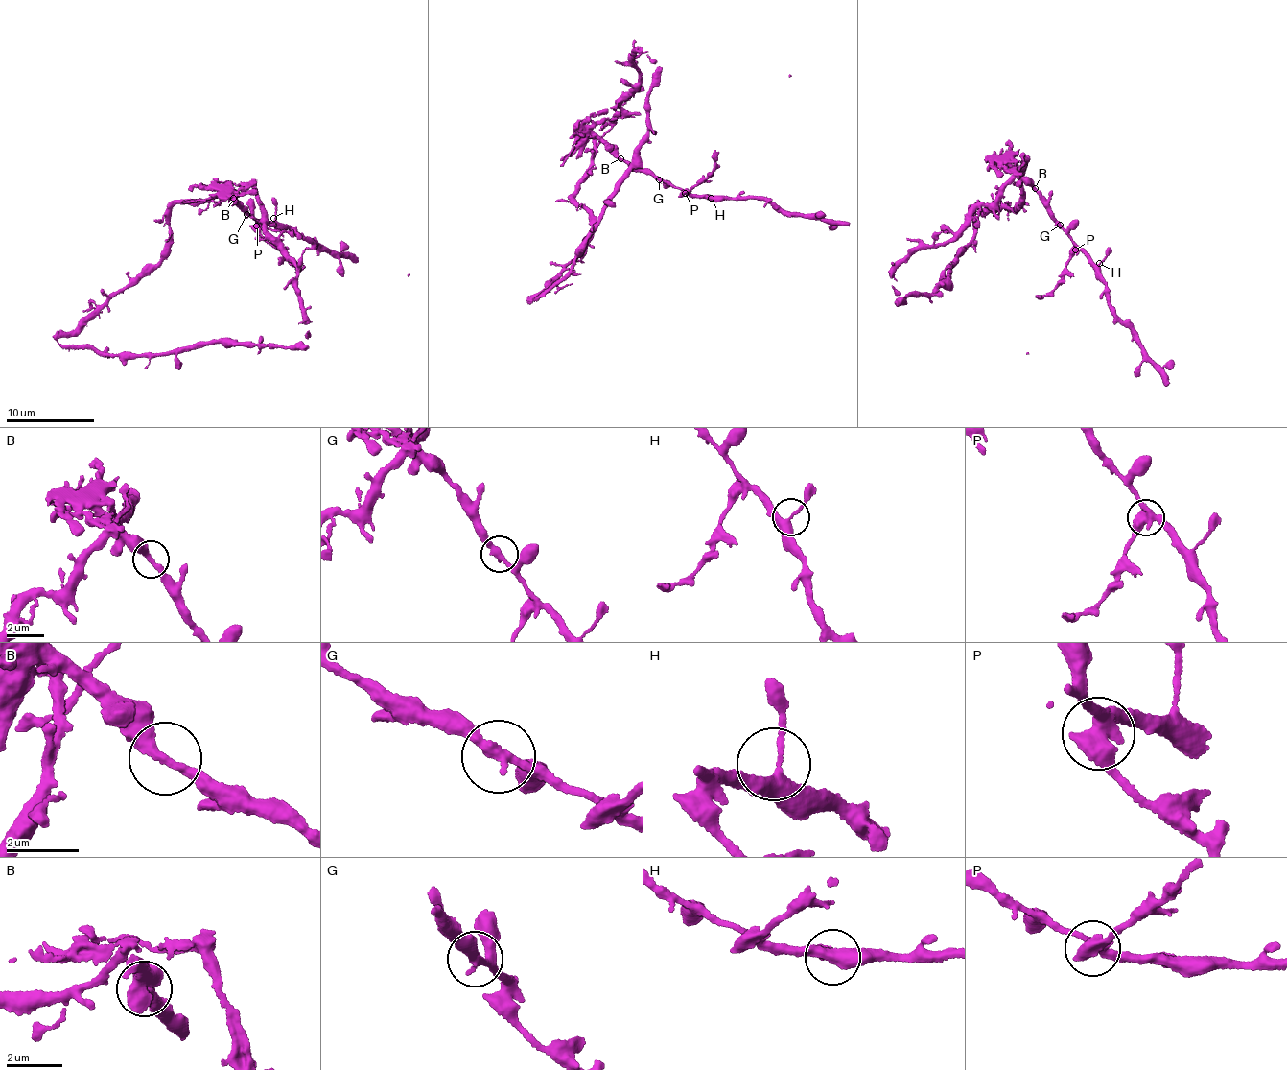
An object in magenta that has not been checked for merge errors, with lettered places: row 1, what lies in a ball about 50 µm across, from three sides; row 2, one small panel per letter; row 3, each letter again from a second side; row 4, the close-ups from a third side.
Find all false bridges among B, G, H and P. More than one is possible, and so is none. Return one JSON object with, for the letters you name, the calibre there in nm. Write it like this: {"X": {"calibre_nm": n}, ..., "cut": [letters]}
{"B": {"calibre_nm": 320}, "P": {"calibre_nm": 400}, "cut": ["B", "P"]}

